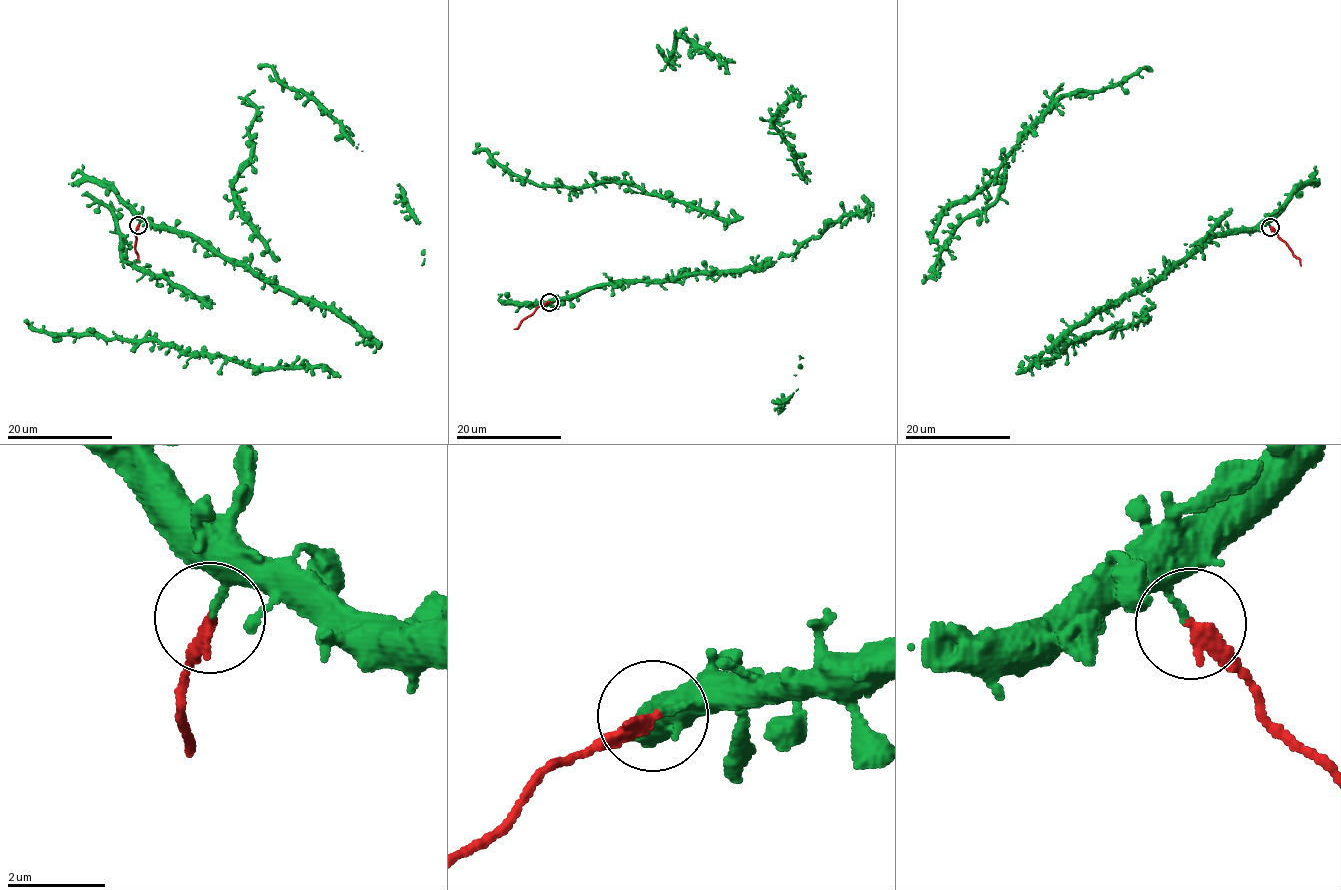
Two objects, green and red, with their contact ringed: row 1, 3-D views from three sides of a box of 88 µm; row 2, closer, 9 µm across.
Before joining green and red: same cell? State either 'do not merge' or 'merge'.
do not merge

